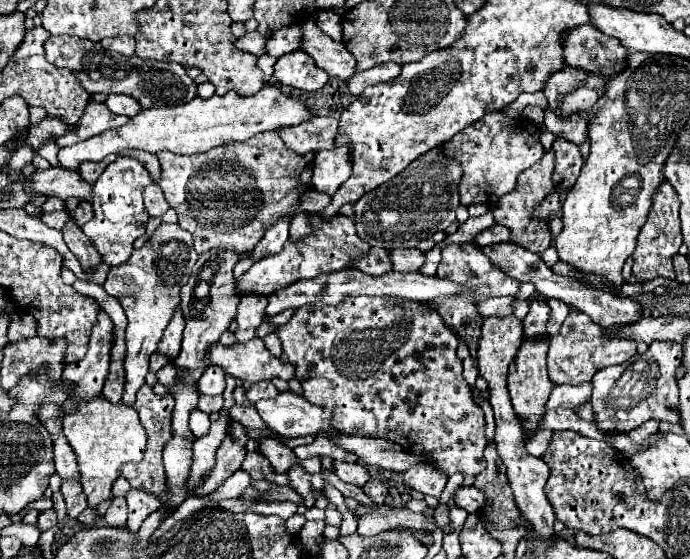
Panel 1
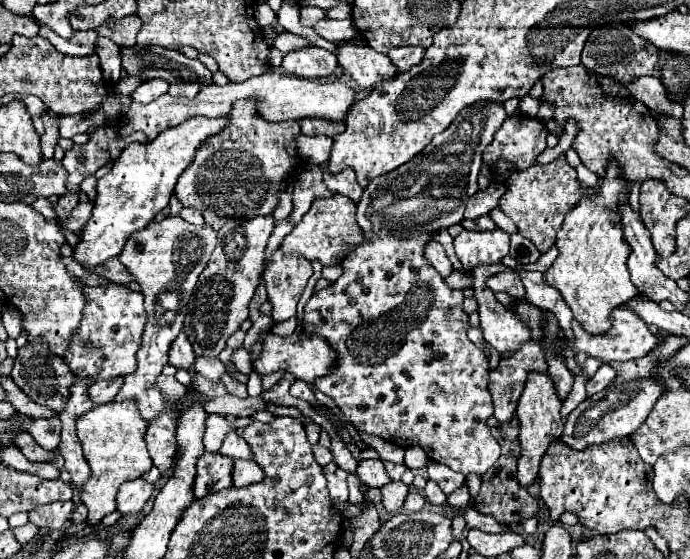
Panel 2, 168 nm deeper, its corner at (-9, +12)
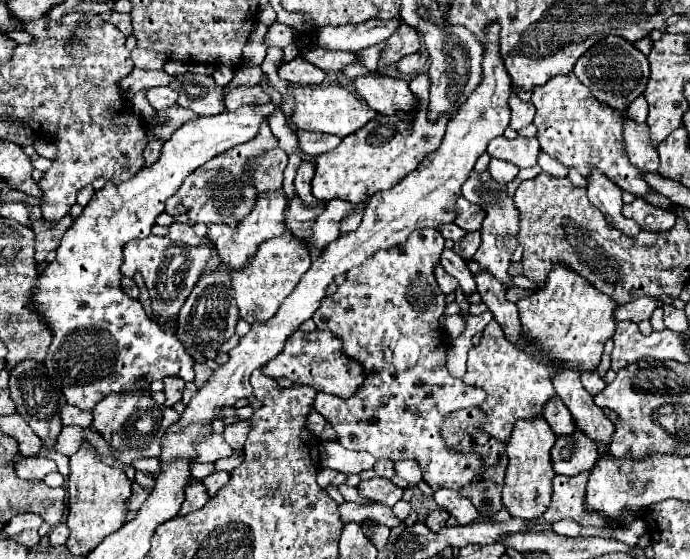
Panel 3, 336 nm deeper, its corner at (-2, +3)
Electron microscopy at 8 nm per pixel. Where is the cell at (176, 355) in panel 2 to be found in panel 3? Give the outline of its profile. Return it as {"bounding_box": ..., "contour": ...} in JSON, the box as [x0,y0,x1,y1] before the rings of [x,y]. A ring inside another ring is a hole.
{"bounding_box":[163,376,185,406],"contour":[[[169,376],[169,380],[163,380],[163,384],[165,384],[165,396],[167,396],[165,406],[173,406],[177,400],[181,400],[185,380],[181,380],[179,376]]]}

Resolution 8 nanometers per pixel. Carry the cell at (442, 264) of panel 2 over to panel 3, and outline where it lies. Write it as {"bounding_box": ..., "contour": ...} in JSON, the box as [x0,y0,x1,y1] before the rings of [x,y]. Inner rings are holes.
{"bounding_box":[435,264,459,294],"contour":[[[437,264],[437,268],[435,268],[435,280],[437,280],[437,286],[441,288],[443,294],[451,294],[451,292],[455,292],[455,290],[459,288],[457,280],[455,280],[453,276],[449,276],[449,274],[441,268],[441,264]]]}

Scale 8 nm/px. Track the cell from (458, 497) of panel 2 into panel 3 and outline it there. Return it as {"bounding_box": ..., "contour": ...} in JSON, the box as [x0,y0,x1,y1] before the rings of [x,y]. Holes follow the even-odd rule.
{"bounding_box":[425,508,449,530],"contour":[[[437,508],[437,510],[433,510],[433,512],[427,516],[425,524],[427,524],[431,530],[439,530],[439,528],[443,528],[443,526],[447,524],[447,518],[449,518],[449,512],[447,512],[445,508]]]}

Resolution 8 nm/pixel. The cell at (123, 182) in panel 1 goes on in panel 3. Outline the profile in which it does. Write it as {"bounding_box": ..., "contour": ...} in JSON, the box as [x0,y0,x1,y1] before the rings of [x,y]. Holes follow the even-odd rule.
{"bounding_box":[33,102,275,410],"contour":[[[269,102],[265,106],[243,106],[243,108],[237,108],[235,112],[221,112],[217,116],[185,122],[163,144],[163,150],[157,162],[141,168],[137,176],[131,176],[127,182],[113,184],[109,180],[101,190],[93,194],[89,204],[83,208],[81,216],[75,218],[73,226],[65,232],[57,248],[57,258],[41,272],[37,280],[37,286],[33,290],[33,308],[43,316],[43,320],[49,324],[53,332],[53,342],[49,346],[45,366],[49,370],[49,376],[53,376],[53,380],[61,386],[69,404],[91,410],[95,408],[99,400],[103,400],[111,392],[133,390],[135,382],[143,374],[149,382],[161,380],[171,374],[181,376],[185,382],[191,382],[195,378],[195,372],[193,372],[195,358],[187,354],[187,350],[175,338],[175,334],[167,334],[165,330],[161,330],[145,314],[143,306],[121,290],[119,268],[123,264],[123,246],[133,238],[147,238],[151,234],[151,228],[157,216],[165,210],[165,200],[179,190],[183,180],[193,170],[209,162],[213,156],[251,140],[259,130],[259,122],[267,118],[273,110],[275,106]]]}

